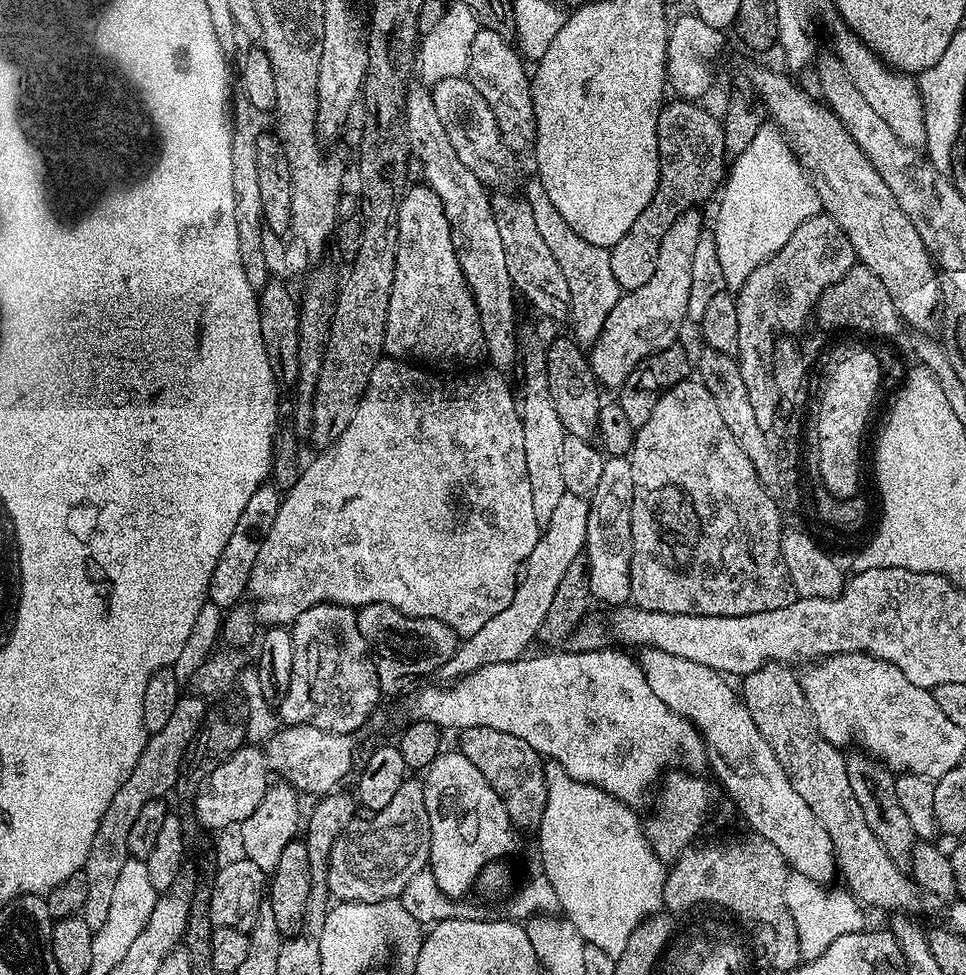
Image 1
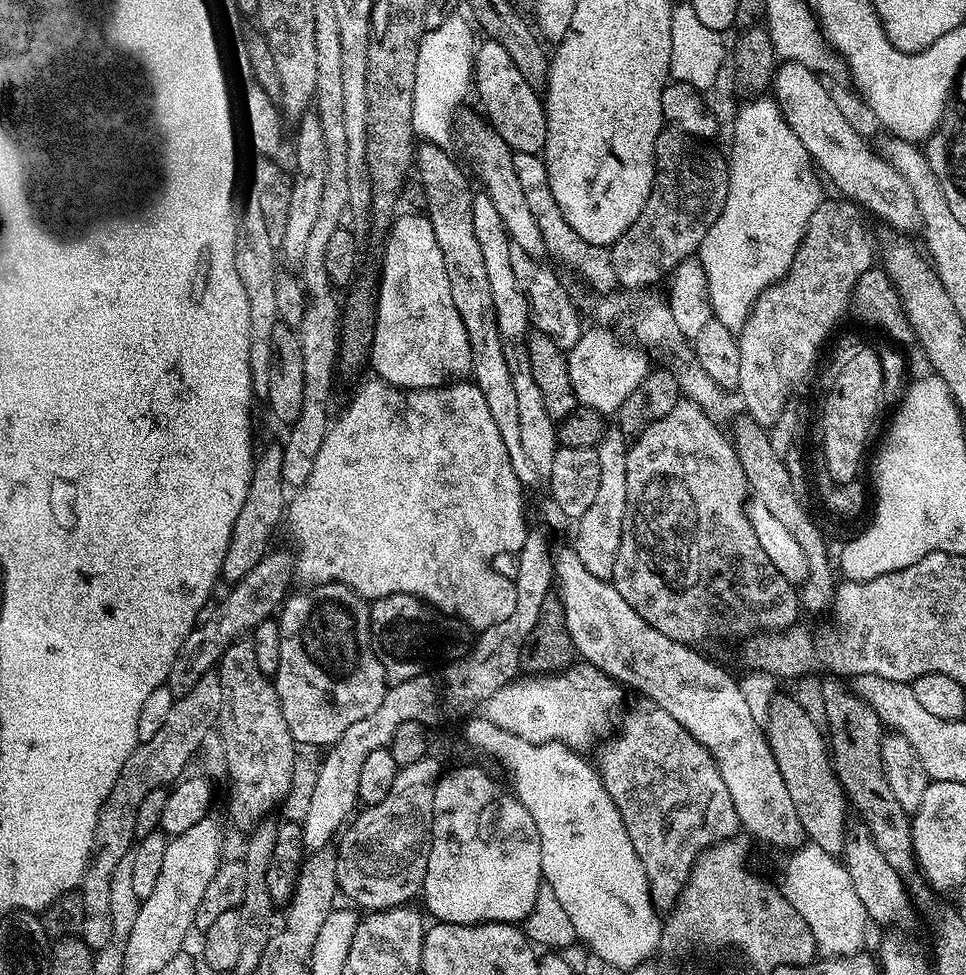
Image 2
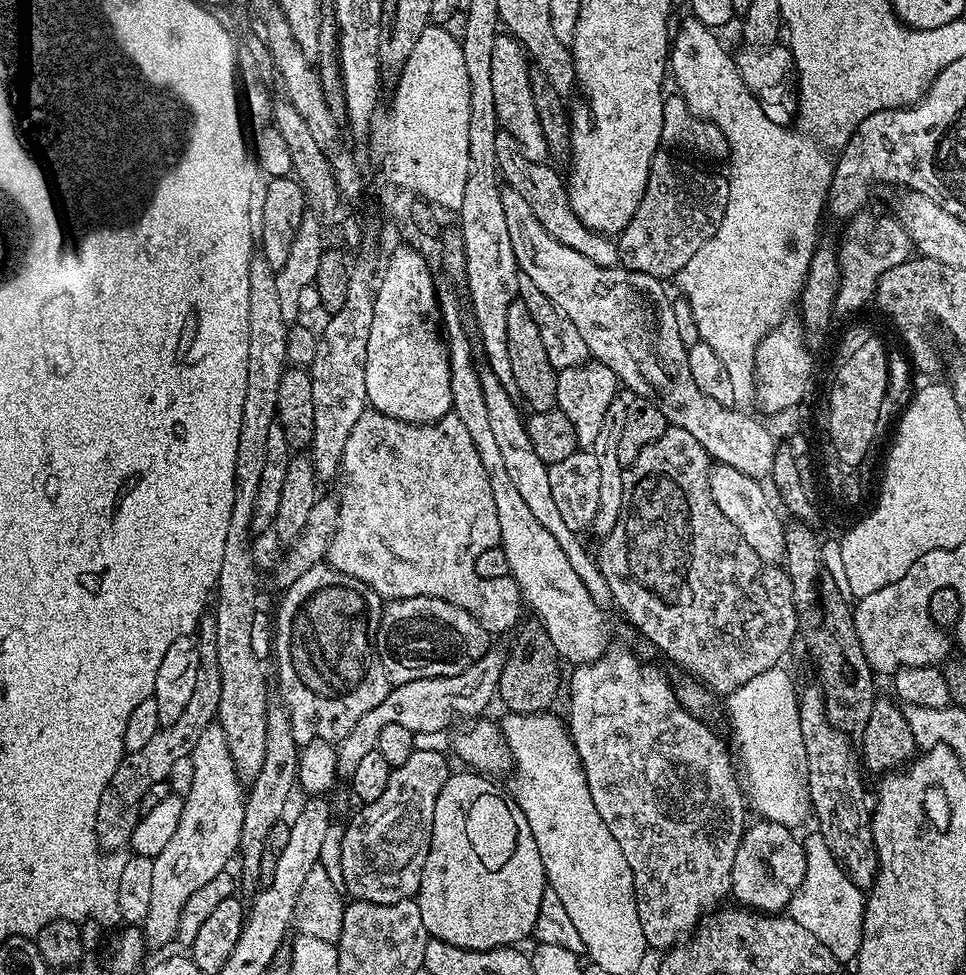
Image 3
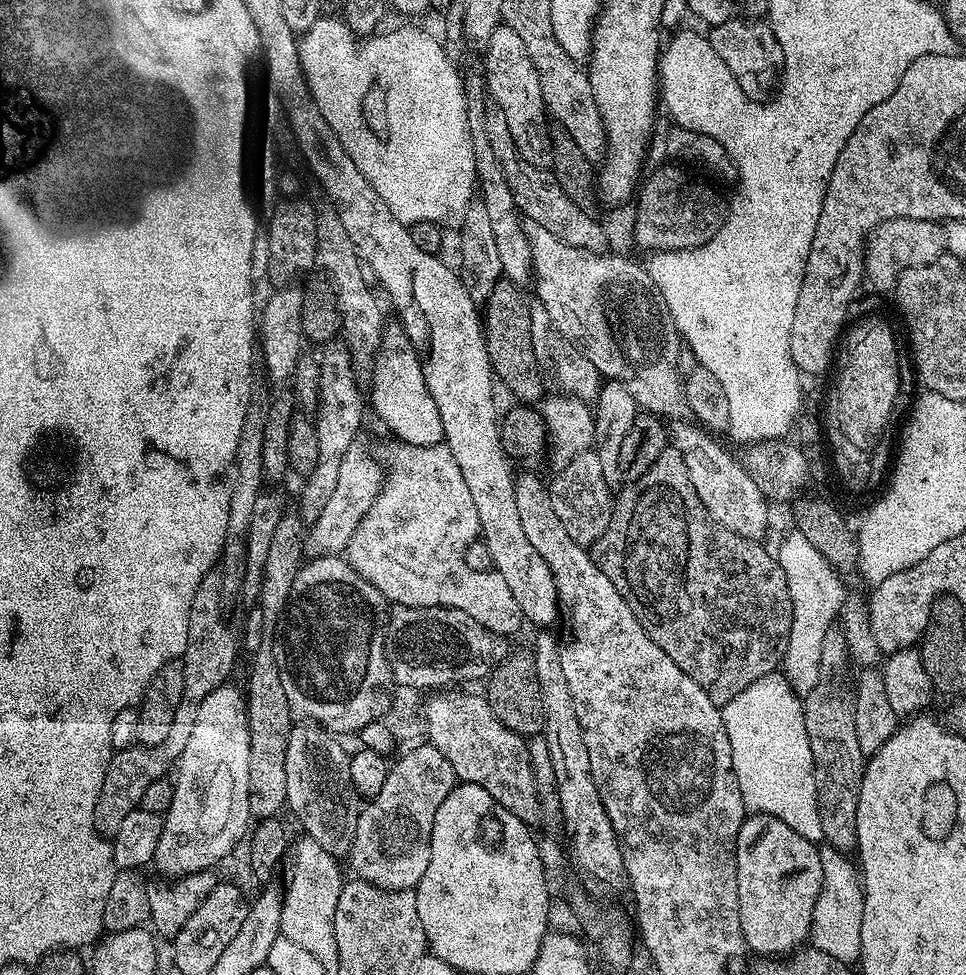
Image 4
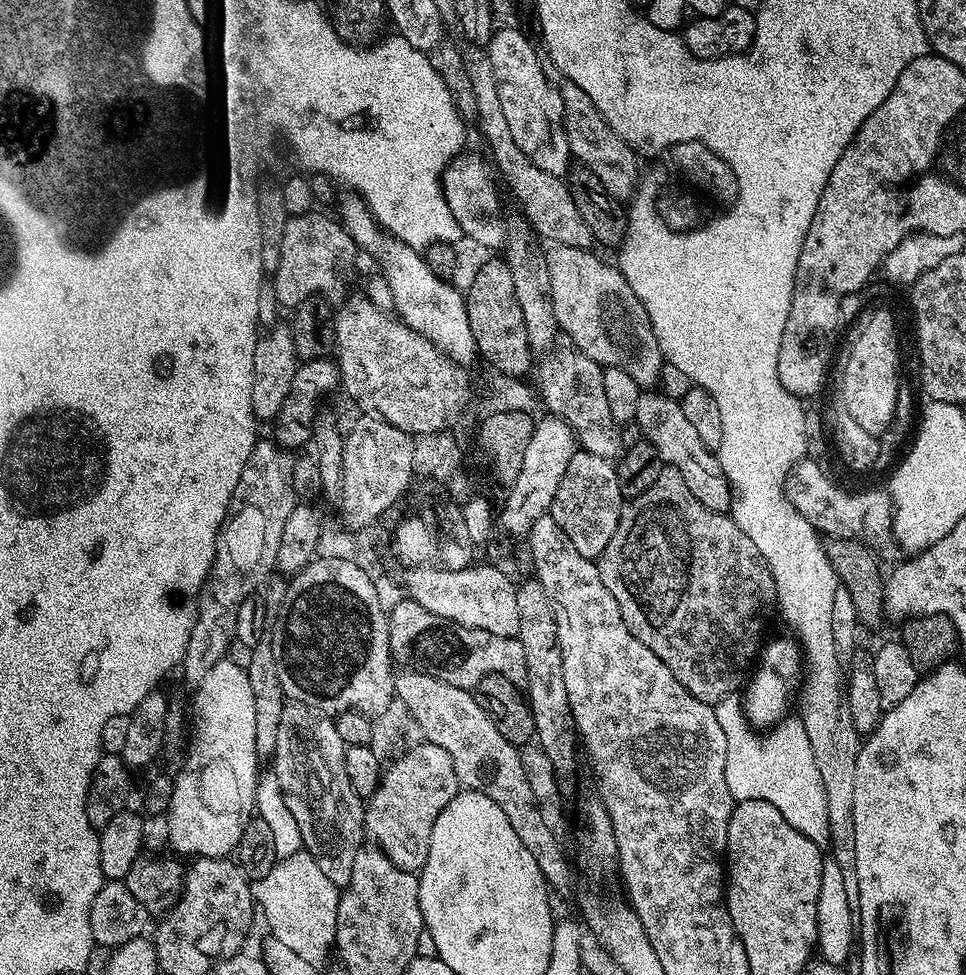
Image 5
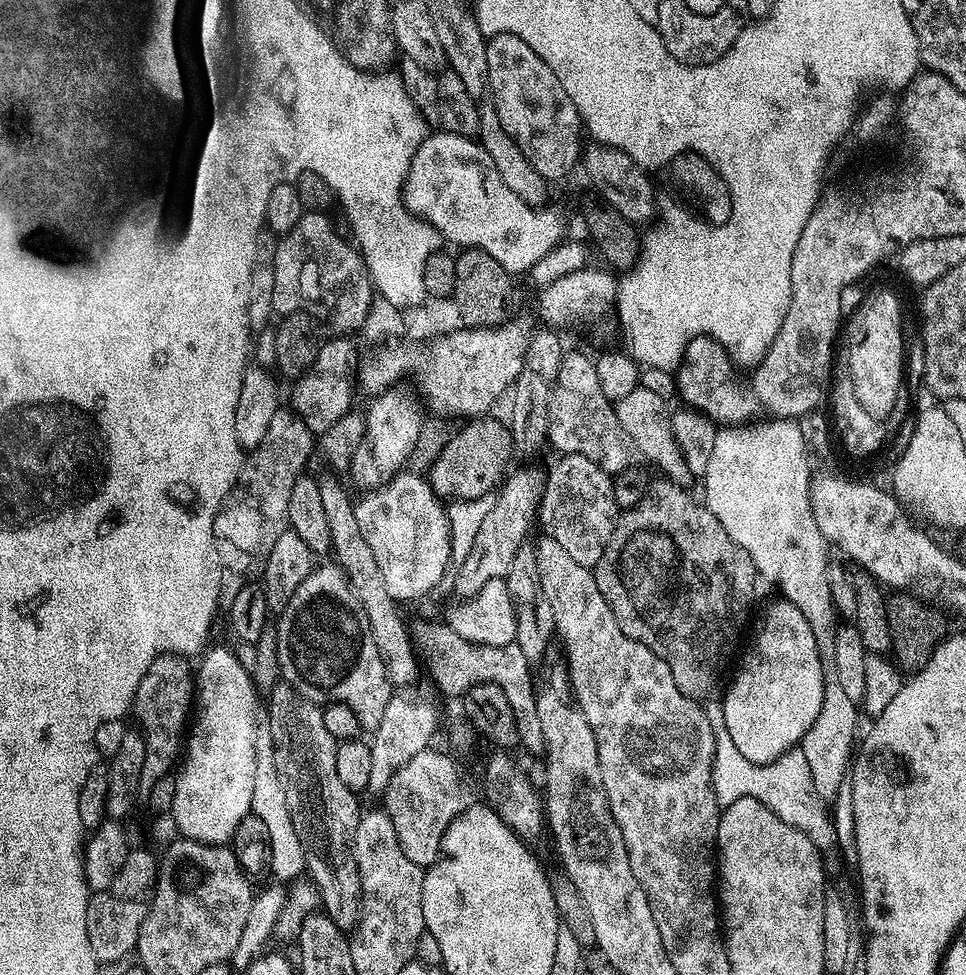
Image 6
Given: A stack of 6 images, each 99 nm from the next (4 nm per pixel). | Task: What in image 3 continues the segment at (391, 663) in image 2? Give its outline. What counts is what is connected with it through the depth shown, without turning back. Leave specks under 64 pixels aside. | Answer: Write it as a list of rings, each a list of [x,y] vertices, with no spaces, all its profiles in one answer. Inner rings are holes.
[[[415,596],[401,600],[387,601],[380,610],[380,625],[376,627],[376,652],[380,661],[388,671],[393,685],[414,682],[422,678],[435,676],[453,676],[466,670],[474,662],[483,658],[490,647],[489,633],[462,606],[454,606],[454,602],[446,602],[433,596]]]

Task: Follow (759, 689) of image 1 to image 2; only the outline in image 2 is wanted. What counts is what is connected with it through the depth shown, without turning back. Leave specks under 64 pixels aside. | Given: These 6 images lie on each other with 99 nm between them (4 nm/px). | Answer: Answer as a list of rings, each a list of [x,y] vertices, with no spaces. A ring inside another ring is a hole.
[[[780,694],[768,708],[766,735],[778,762],[778,770],[786,782],[786,790],[790,790],[790,798],[800,815],[805,837],[811,843],[822,846],[822,850],[840,854],[844,851],[846,833],[844,815],[850,812],[850,804],[832,771],[826,736],[821,725],[817,724],[808,717],[807,710],[798,701]]]

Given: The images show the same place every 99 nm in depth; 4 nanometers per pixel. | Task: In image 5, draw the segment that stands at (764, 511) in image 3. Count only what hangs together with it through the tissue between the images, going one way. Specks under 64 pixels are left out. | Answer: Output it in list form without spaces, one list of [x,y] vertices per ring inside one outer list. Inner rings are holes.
[[[641,391],[634,421],[635,427],[640,427],[640,432],[644,435],[641,437],[654,446],[657,457],[665,465],[676,468],[678,474],[682,474],[682,482],[690,486],[690,494],[694,494],[694,498],[698,498],[702,506],[706,506],[711,512],[727,513],[734,499],[732,485],[724,477],[715,451],[705,448],[702,438],[698,438],[698,433],[686,418],[686,414],[682,414],[680,400],[676,398],[671,400],[670,397],[656,391]]]

